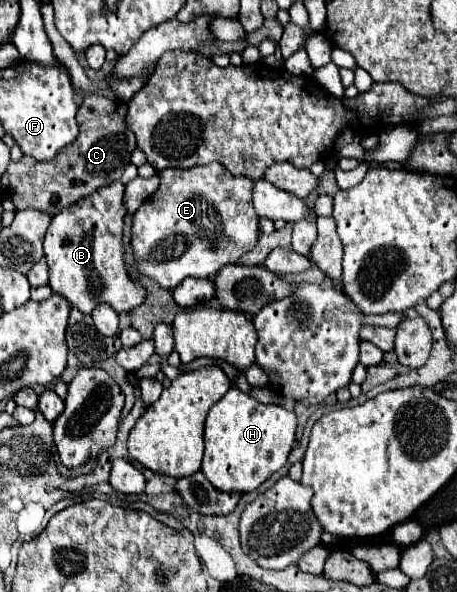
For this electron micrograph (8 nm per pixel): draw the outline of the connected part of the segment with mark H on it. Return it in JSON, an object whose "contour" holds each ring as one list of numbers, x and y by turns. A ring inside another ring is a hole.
{"contour":[[236,387,228,389,208,411,204,425,204,459,200,471,218,491,226,493,248,493,258,489,286,463,296,435,294,411,282,405,260,403]]}

